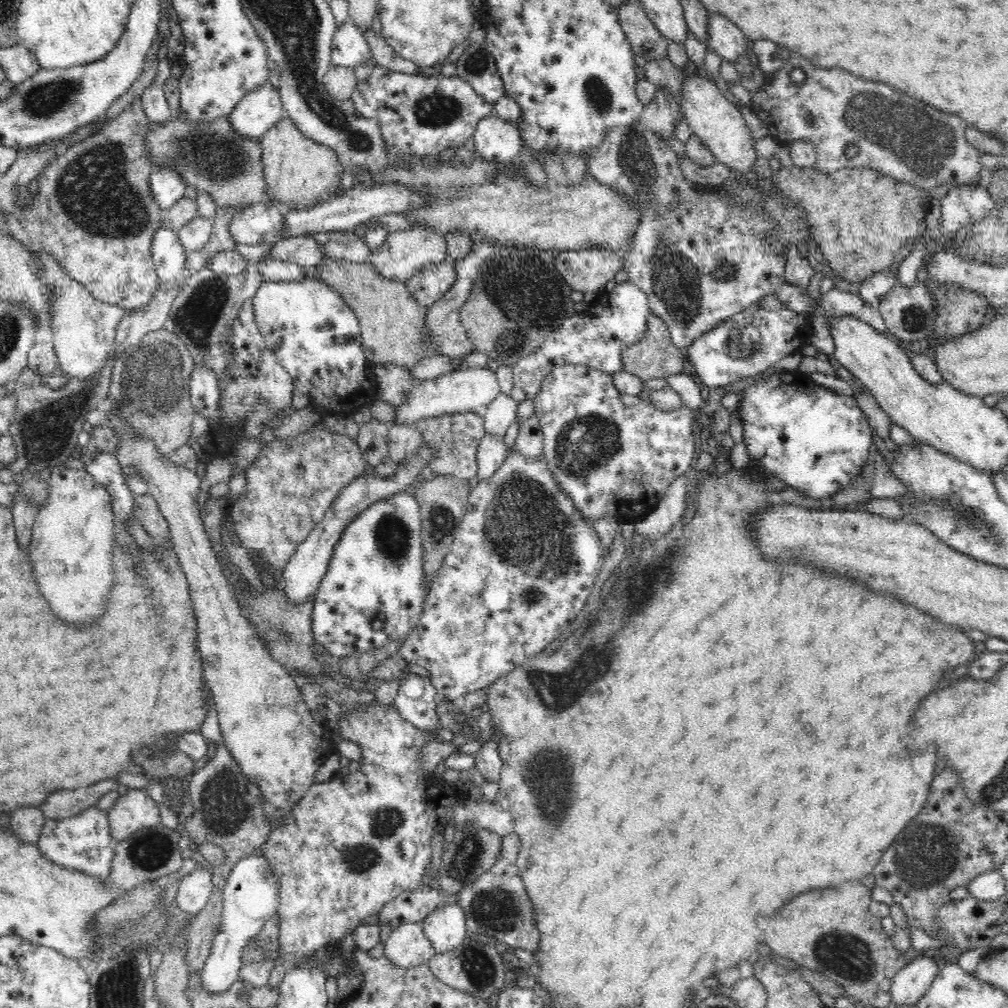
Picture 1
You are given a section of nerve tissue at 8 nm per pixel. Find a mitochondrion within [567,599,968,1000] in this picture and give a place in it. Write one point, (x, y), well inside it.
(928, 857)

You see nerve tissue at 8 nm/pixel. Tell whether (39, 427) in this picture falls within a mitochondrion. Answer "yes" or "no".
yes

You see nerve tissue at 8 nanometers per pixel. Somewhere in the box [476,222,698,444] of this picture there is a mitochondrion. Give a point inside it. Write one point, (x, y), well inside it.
(506, 288)

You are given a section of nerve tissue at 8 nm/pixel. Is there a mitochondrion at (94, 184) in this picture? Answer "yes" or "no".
yes

